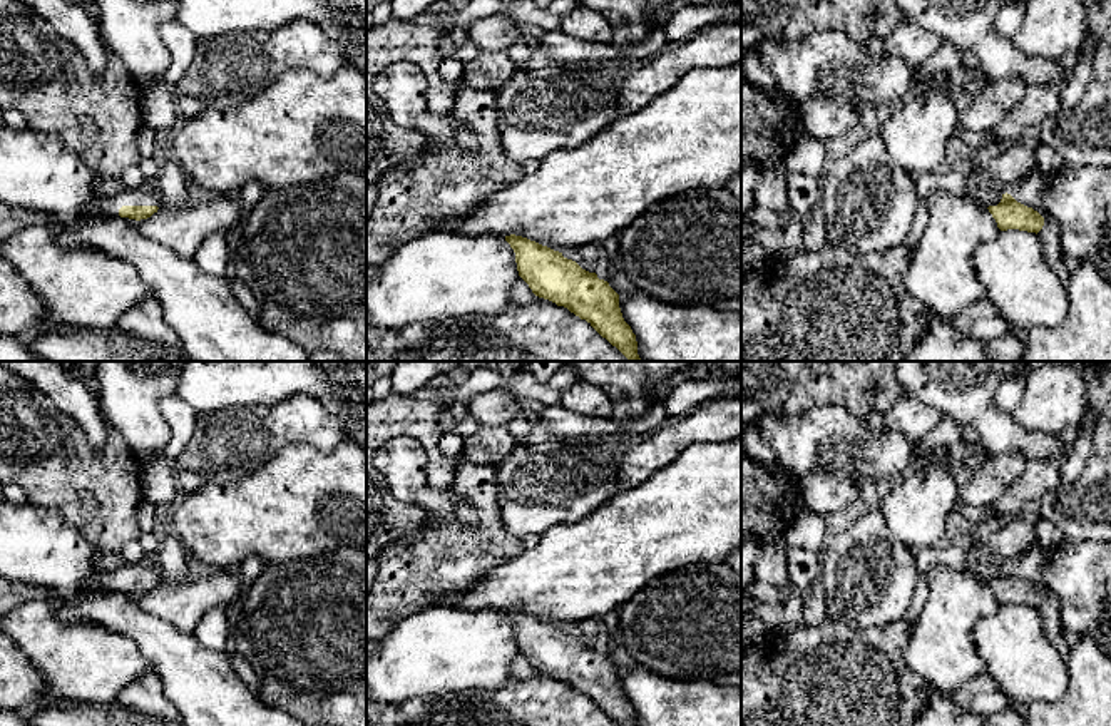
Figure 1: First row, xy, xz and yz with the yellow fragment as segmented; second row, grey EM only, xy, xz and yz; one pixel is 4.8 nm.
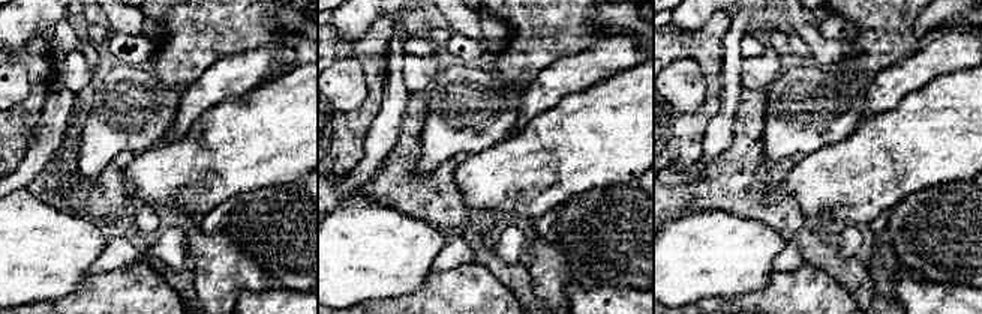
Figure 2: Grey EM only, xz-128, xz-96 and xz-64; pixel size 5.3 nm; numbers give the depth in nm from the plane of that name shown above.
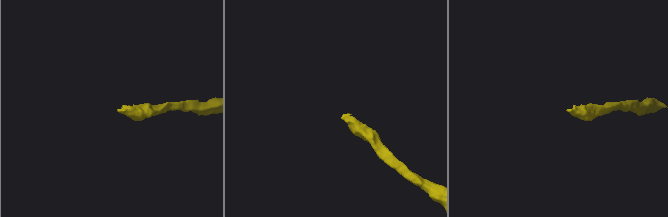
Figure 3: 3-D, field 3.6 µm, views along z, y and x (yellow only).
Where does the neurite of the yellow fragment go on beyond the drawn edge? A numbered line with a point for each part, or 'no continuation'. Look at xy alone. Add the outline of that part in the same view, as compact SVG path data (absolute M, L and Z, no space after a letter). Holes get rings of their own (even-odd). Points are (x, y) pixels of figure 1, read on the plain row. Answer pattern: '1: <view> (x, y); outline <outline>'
1: xy (139, 571); outline M122 562L114 570L102 570L99 574L99 582L102 582L105 587L112 591L119 591L119 584L122 580L161 580L162 574L151 565L142 562L127 564Z

